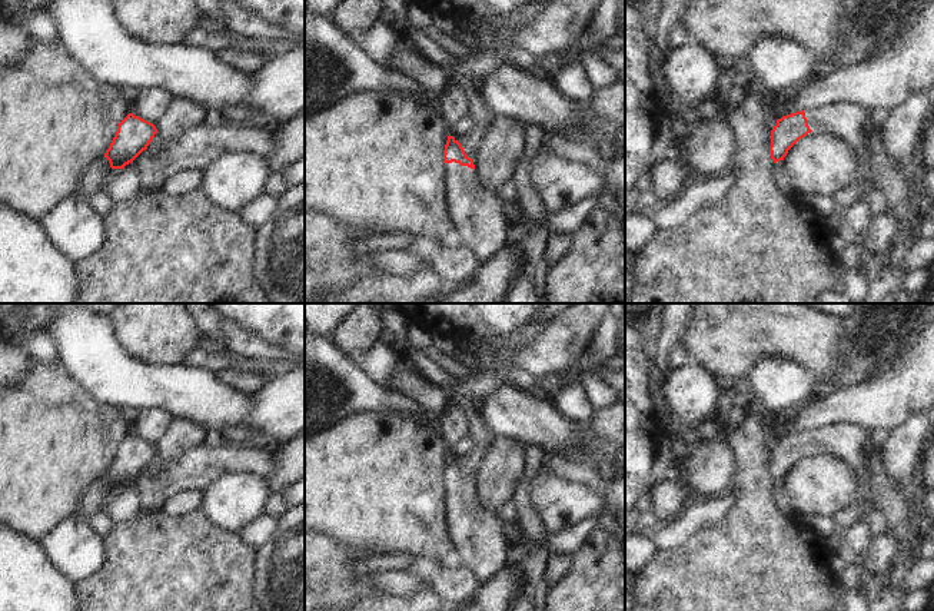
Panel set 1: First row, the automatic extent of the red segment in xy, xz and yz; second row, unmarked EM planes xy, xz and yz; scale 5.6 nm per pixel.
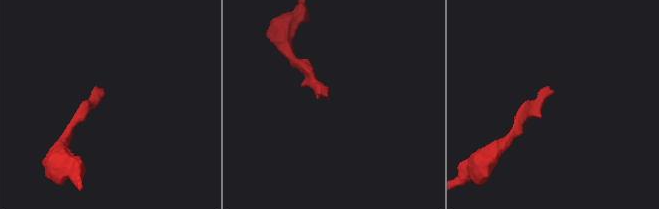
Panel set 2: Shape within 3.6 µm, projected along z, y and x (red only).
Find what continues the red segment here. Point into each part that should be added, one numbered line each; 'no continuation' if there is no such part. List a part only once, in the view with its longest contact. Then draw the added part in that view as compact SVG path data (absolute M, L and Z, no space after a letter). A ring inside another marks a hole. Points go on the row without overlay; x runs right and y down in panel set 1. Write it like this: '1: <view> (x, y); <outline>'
1: xz (478, 545); M452 482L445 484L445 492L452 559L485 584L505 567L501 519L479 505L476 489Z

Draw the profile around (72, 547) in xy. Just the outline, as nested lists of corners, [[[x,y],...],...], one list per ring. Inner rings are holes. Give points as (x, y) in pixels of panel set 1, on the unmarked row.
[[[80,518],[62,521],[39,544],[50,564],[73,584],[92,577],[104,562],[103,537]]]

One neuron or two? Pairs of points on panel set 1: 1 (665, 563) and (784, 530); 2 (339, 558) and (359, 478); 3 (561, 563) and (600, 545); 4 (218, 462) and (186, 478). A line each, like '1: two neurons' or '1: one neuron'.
1: one neuron
2: two neurons
3: two neurons
4: one neuron

